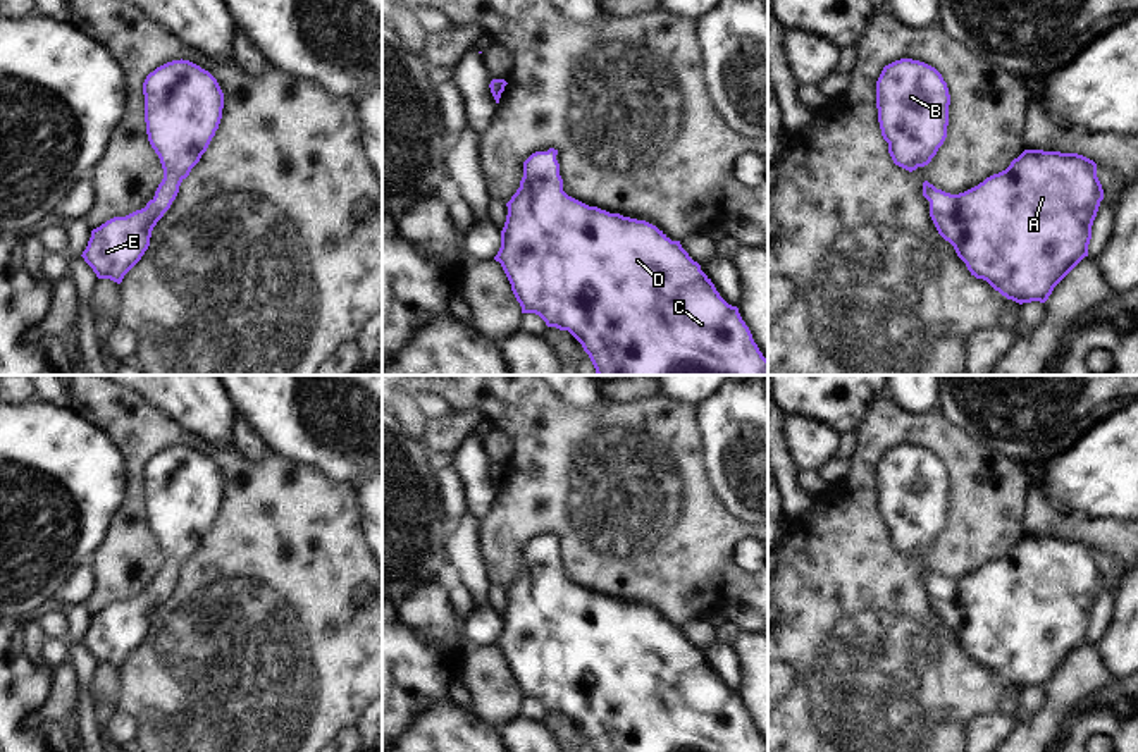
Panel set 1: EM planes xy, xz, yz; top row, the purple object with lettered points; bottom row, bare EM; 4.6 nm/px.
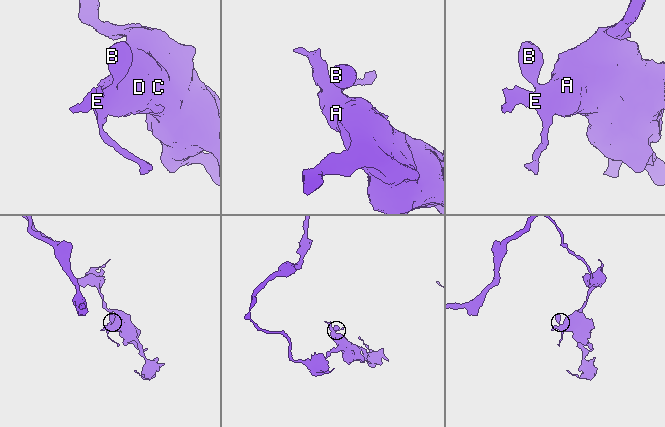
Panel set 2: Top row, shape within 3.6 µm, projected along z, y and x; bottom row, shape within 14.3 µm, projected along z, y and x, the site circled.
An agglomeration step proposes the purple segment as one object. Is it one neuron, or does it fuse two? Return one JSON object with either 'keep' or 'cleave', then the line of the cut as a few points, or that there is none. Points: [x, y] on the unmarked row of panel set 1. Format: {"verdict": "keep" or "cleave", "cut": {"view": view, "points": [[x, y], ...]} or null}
{"verdict": "keep", "cut": null}

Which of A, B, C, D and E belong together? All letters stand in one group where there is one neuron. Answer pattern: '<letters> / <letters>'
A B C D E

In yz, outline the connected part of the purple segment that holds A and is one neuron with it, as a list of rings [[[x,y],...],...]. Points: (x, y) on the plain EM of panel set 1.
[[[1024,535],[1005,556],[964,578],[950,580],[925,566],[923,582],[930,587],[930,602],[938,619],[954,632],[971,661],[1023,690],[1045,688],[1054,673],[1088,642],[1092,611],[1104,585],[1104,575],[1093,546],[1078,539]]]

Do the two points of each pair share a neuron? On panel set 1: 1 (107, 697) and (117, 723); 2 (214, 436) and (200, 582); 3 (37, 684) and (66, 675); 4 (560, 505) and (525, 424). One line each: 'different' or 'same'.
1: different
2: different
3: different
4: same

